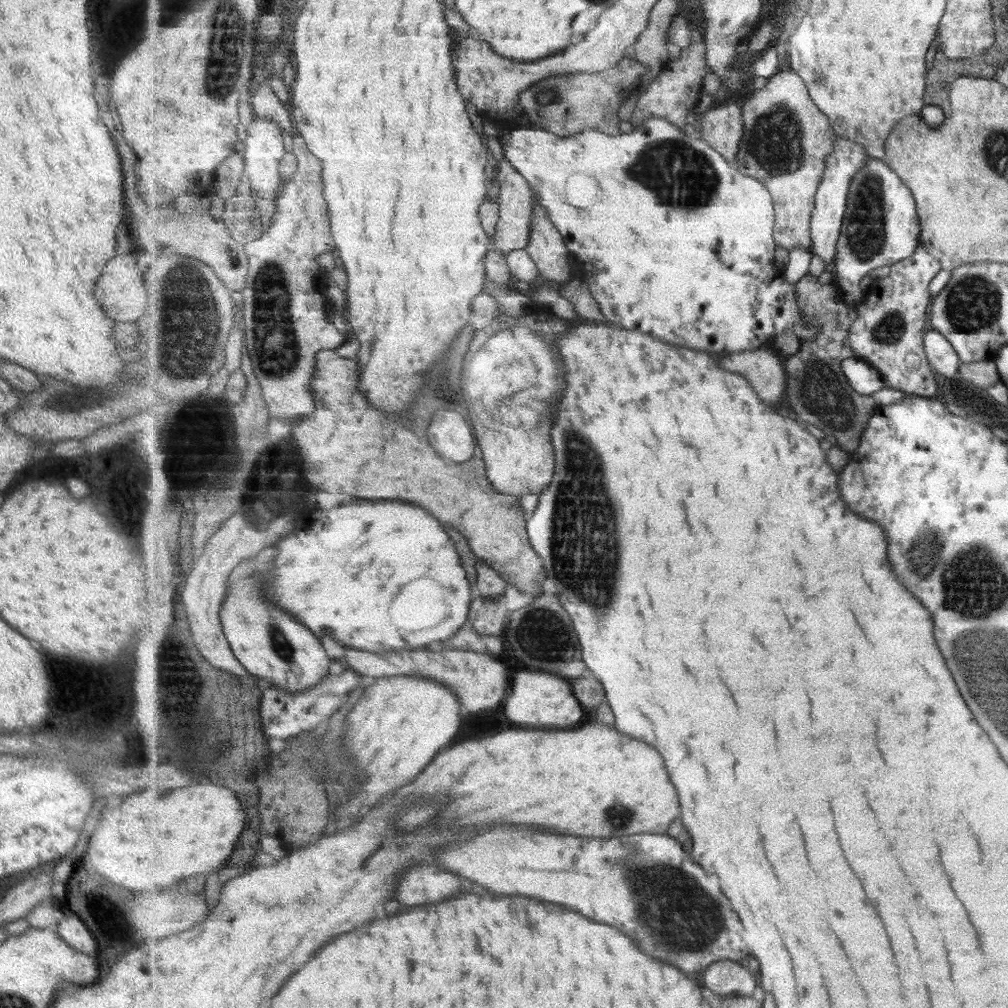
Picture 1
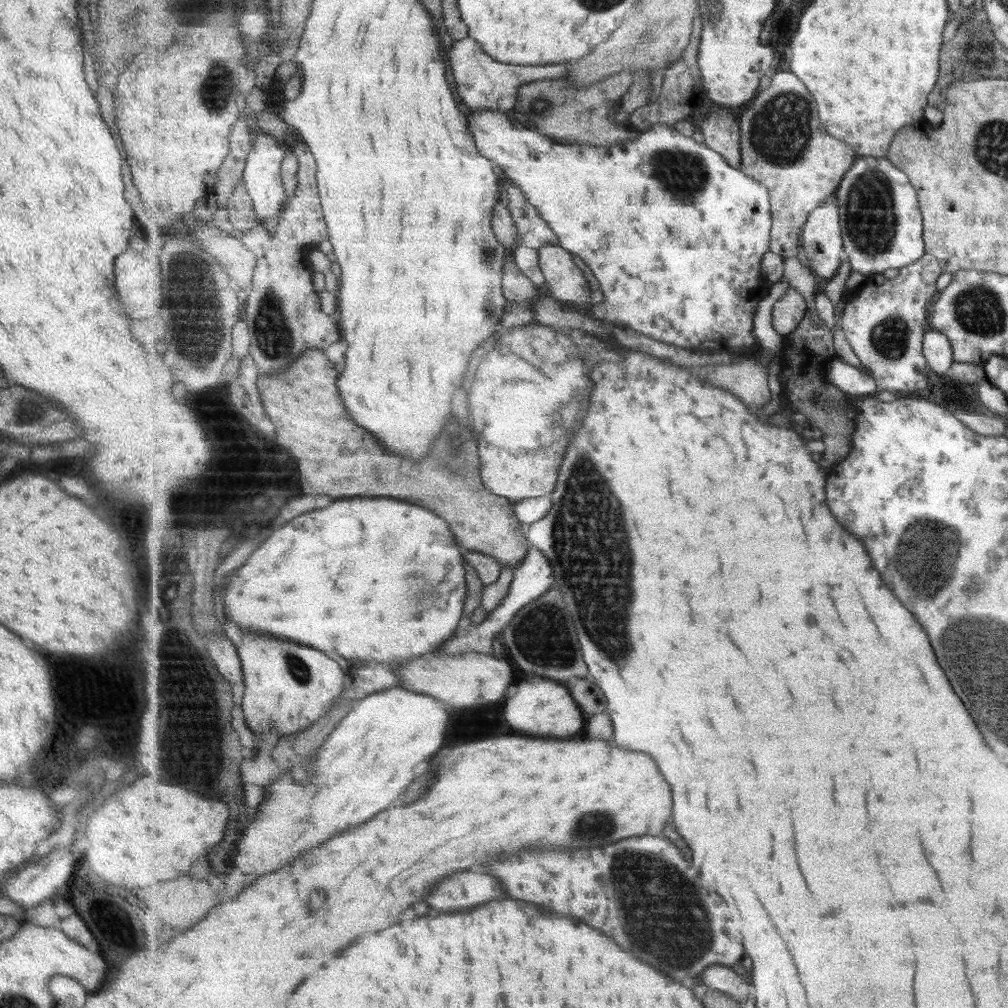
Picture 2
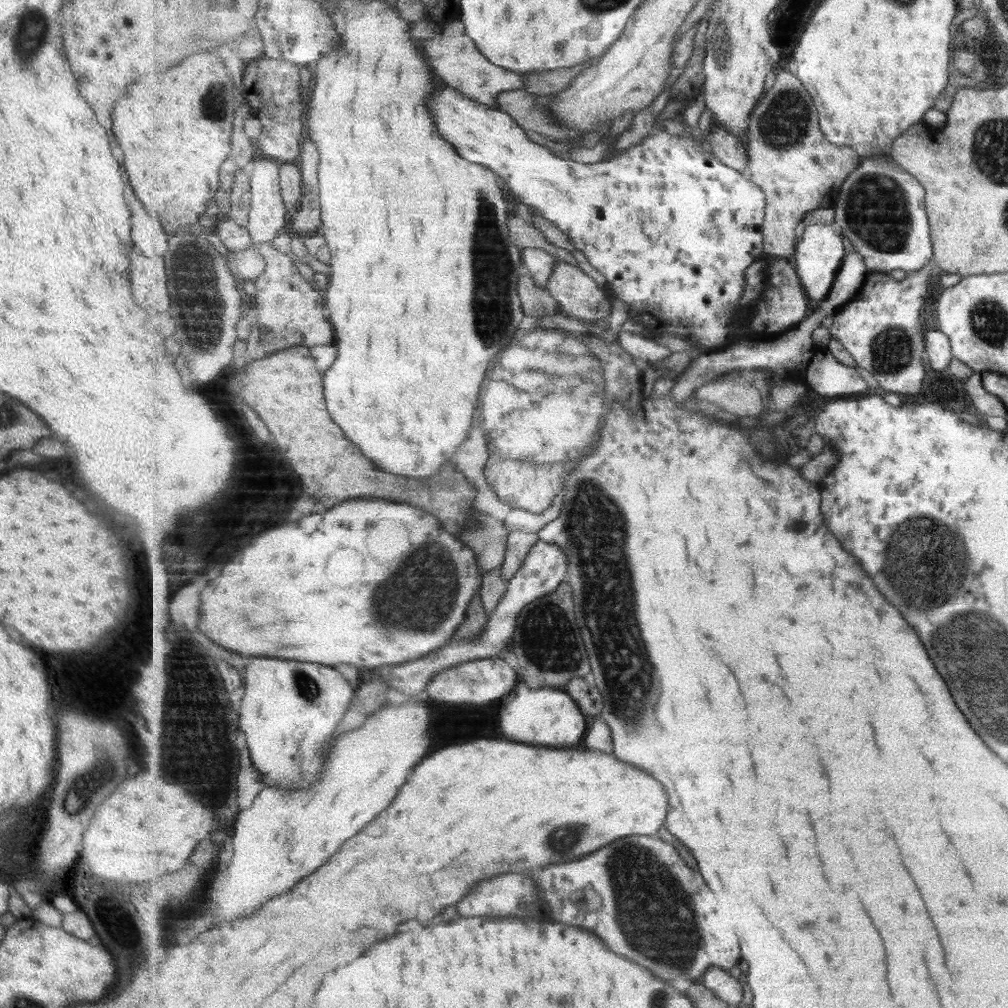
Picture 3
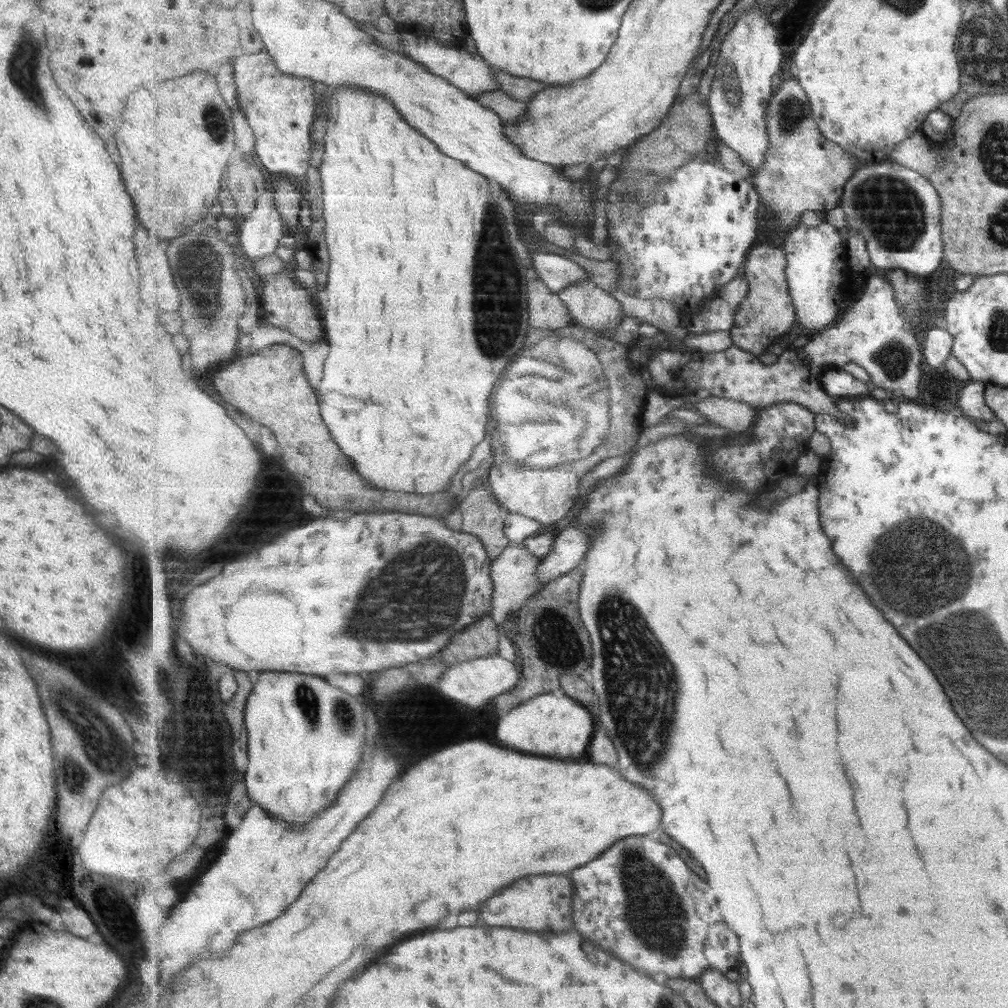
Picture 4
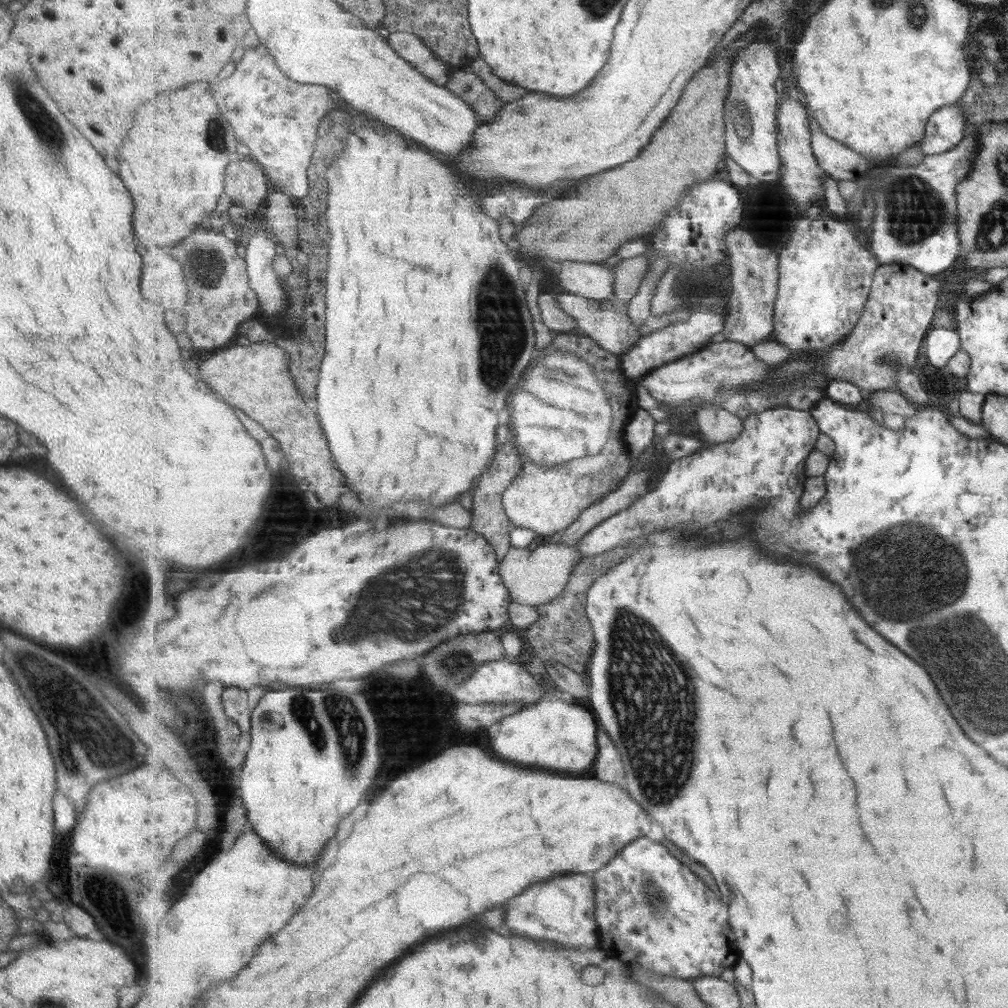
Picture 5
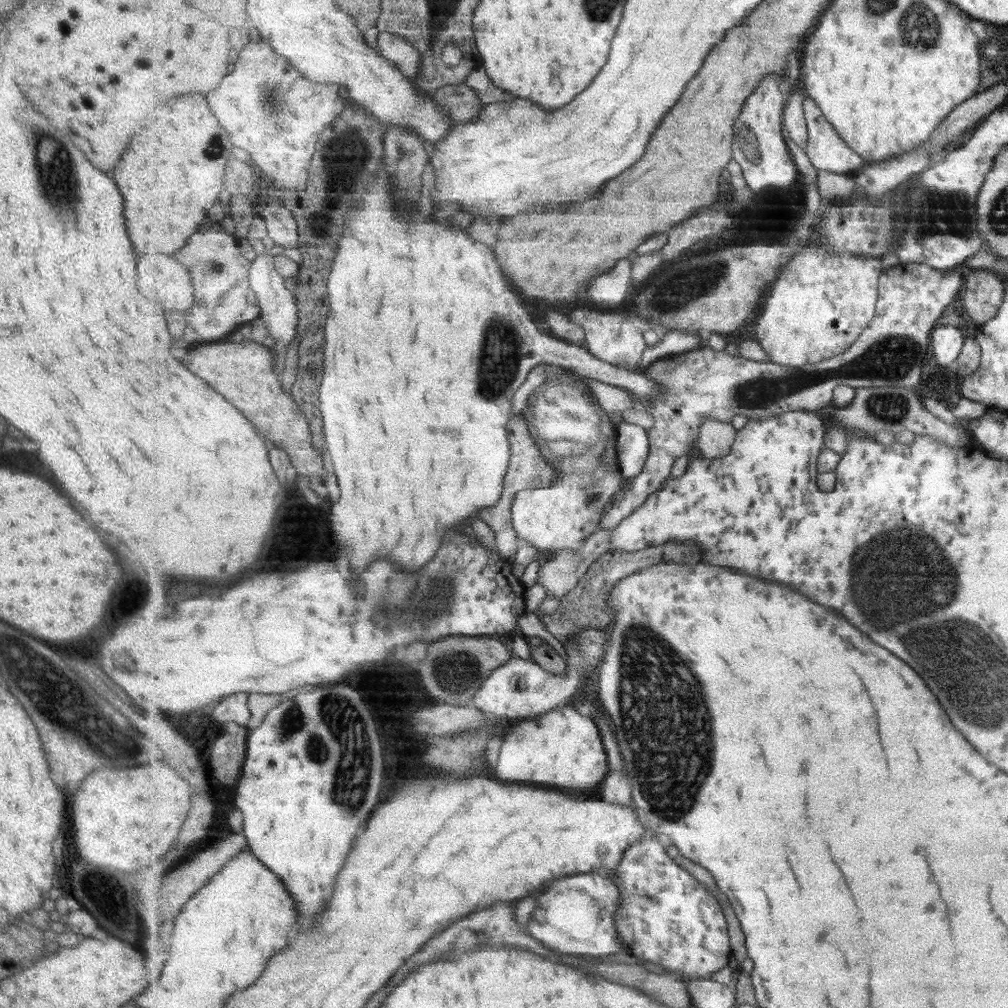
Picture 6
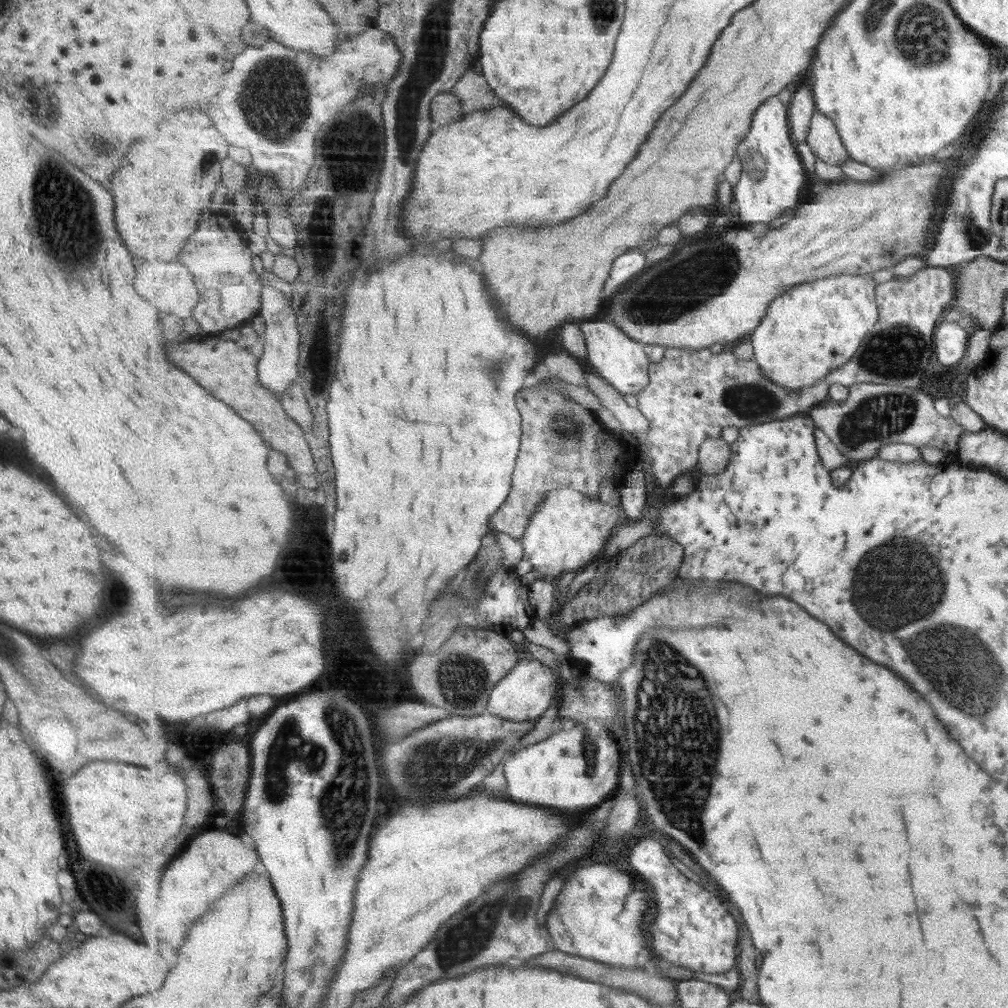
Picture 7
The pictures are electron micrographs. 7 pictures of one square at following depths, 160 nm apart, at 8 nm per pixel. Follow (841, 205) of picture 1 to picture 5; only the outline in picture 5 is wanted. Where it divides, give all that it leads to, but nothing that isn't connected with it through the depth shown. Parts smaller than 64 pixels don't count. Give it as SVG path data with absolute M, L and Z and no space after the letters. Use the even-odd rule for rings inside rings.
M804 216L796 224L795 232L792 233L788 244L787 248L781 252L781 286L778 288L778 297L774 310L776 314L774 336L781 344L786 344L787 348L792 350L792 354L795 352L828 352L836 344L842 343L852 333L854 328L858 326L858 322L862 319L863 313L866 311L866 304L870 300L875 273L881 264L875 253L865 248L857 240L857 233L851 232L851 226L849 226L847 220L811 220L808 216Z

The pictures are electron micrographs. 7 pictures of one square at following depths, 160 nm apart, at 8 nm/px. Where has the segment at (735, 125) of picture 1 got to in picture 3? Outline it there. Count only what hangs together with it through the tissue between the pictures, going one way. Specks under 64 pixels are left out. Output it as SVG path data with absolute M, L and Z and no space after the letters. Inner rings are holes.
M712 123L711 130L705 137L712 147L712 152L723 164L738 169L739 172L748 172L748 147L738 136L732 134L727 127Z

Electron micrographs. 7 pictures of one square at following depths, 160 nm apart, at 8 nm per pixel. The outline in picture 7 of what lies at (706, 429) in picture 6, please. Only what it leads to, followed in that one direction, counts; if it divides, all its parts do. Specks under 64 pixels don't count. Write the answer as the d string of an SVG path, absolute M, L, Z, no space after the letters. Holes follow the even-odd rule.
M722 436L706 439L700 450L700 471L703 475L720 474L727 469L733 456L732 445Z

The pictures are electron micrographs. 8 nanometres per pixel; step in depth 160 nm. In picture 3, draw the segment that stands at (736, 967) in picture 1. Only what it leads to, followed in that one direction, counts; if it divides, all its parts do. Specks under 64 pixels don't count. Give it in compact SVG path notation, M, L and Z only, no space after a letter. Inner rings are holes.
M709 967L704 976L704 985L731 1007L743 1002L743 984L737 978L733 978L726 969Z

